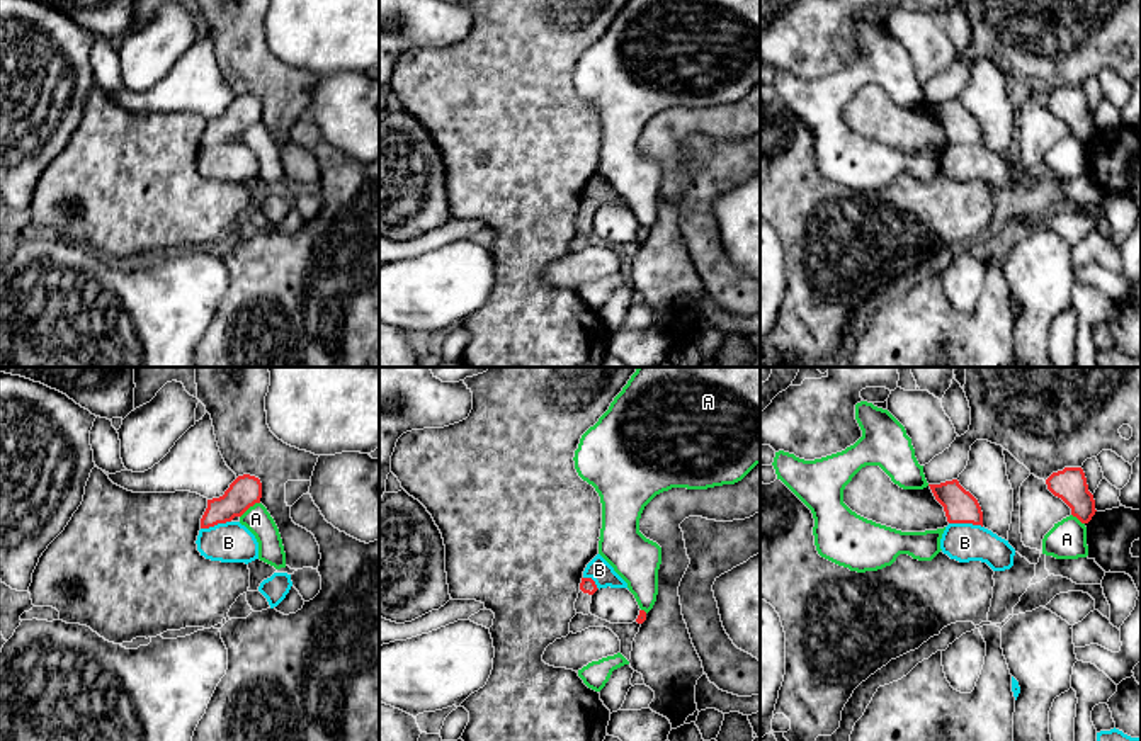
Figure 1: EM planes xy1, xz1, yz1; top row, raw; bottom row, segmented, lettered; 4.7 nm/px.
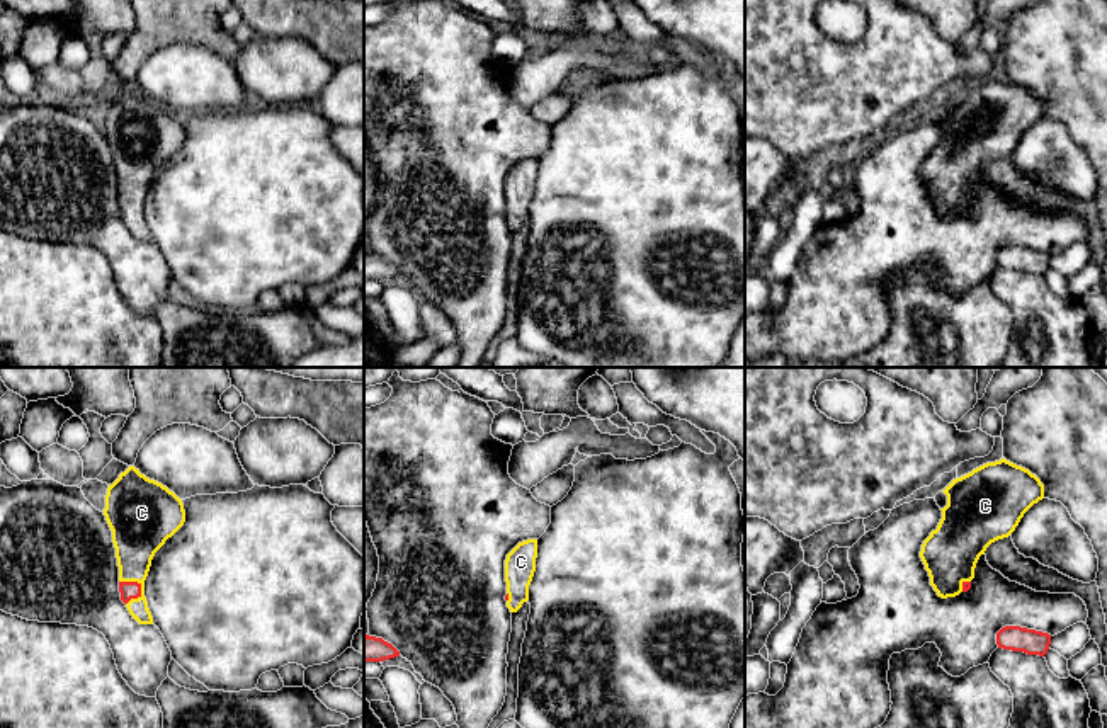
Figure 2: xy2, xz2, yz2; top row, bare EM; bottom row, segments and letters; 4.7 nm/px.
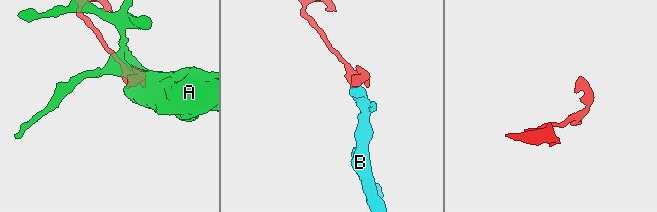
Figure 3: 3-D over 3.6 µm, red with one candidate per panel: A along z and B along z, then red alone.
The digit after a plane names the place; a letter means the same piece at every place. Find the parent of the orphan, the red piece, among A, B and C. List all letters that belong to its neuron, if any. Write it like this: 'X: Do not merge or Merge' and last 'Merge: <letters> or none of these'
A: Do not merge
B: Do not merge
C: Merge
Merge: C

